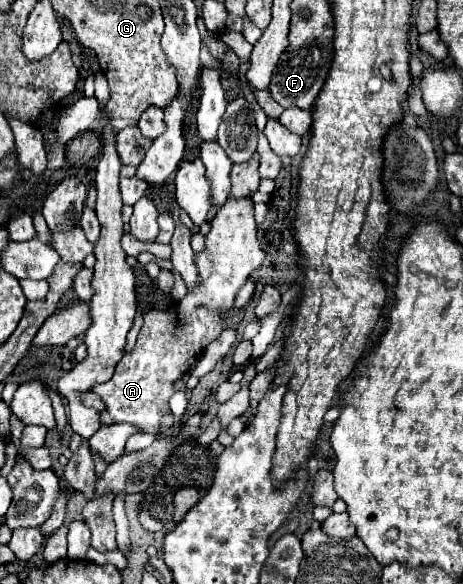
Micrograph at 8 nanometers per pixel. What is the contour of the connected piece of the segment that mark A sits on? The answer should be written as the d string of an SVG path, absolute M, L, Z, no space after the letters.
M229 198L223 204L223 208L215 214L215 218L211 220L211 230L205 236L205 248L195 254L201 282L195 288L191 288L179 304L169 306L165 310L145 312L143 328L137 336L135 348L131 352L125 352L125 358L121 358L121 362L117 362L117 370L109 382L103 382L101 386L93 388L93 392L99 394L99 398L105 402L105 408L107 408L109 416L115 420L115 424L127 422L131 426L137 426L139 432L143 432L143 434L159 432L161 420L165 416L173 416L173 412L169 408L169 400L175 392L179 392L175 382L193 368L193 364L197 362L197 356L201 356L201 352L215 338L219 338L219 334L225 330L225 314L229 310L233 310L239 288L247 282L251 272L261 268L263 260L265 260L265 252L263 252L261 244L257 242L257 224L253 220L251 200L249 198L243 198L243 200Z

